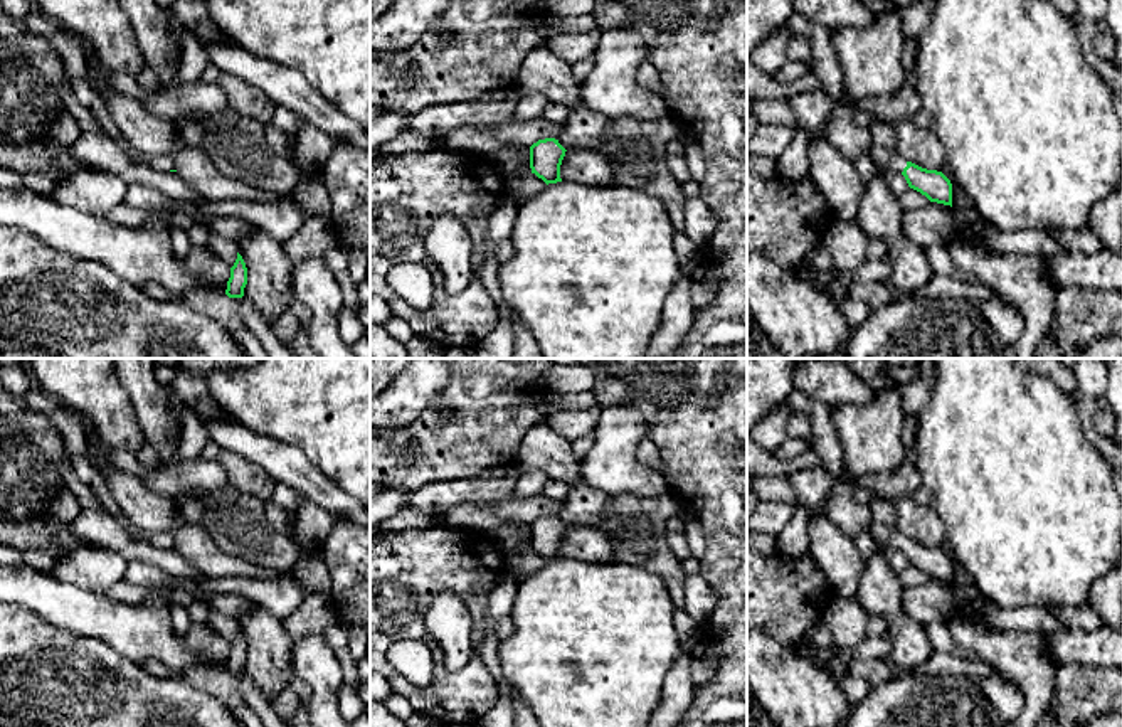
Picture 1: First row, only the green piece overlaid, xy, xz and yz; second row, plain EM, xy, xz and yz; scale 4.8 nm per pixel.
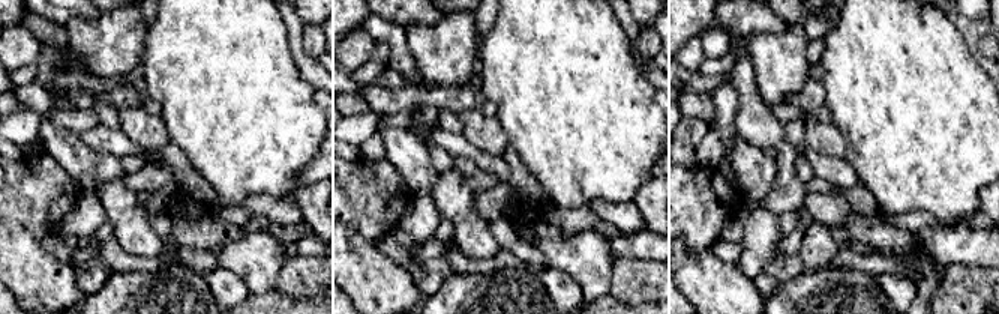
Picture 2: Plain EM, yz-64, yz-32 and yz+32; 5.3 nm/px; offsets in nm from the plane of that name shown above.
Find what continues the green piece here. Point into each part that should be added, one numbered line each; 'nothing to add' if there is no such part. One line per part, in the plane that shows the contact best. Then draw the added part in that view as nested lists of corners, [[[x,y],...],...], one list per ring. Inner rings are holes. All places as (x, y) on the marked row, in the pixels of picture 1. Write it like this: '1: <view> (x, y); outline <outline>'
1: yz (889, 159); outline [[[875,143],[866,150],[866,155],[873,163],[883,167],[885,170],[895,170],[900,173],[903,172],[908,162],[897,150],[886,150]]]

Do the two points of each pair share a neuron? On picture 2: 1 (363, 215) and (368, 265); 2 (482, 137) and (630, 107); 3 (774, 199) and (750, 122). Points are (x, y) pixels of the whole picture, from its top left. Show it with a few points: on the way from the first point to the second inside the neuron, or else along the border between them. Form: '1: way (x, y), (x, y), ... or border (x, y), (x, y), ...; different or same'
1: border (348, 224), (375, 244); different
2: border (495, 117), (509, 143); different
3: way (785, 179), (785, 152), (770, 137); same

